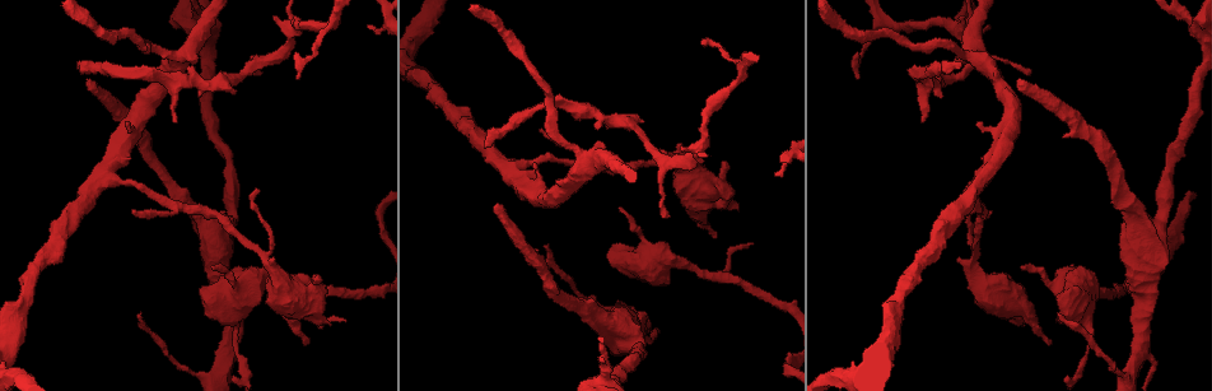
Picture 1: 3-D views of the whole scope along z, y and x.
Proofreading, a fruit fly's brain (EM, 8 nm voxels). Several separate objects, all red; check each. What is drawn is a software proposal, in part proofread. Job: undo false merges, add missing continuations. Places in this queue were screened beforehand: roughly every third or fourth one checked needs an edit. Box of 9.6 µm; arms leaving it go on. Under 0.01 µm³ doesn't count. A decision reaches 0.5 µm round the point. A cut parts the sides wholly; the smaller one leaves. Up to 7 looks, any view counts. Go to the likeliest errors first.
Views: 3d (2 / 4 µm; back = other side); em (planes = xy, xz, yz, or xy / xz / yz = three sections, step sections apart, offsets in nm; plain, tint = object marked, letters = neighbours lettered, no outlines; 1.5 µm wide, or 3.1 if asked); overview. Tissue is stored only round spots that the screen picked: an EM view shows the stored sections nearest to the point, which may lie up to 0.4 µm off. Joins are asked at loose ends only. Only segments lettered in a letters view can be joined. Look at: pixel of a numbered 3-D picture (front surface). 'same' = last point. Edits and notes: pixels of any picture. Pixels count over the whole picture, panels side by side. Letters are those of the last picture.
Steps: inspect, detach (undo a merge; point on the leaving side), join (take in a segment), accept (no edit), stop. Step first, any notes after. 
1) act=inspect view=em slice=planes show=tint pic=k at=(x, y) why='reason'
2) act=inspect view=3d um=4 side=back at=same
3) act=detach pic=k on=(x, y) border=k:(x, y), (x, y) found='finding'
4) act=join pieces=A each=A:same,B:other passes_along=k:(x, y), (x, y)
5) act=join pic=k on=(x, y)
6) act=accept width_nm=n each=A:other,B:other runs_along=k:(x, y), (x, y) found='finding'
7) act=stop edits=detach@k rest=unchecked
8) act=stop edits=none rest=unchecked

act=inspect view=em slice=planes show=plain pic=1 at=(1020, 267) why='free end'

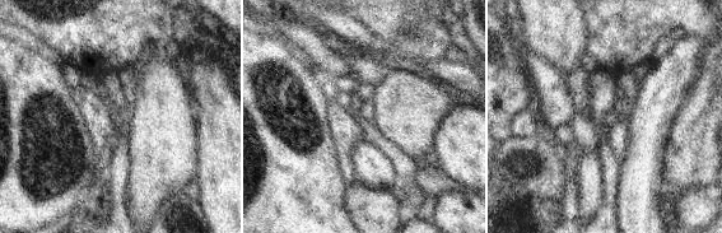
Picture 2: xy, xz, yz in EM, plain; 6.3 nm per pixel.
act=inspect view=em slice=planes show=tint at=same why='where the object lies'

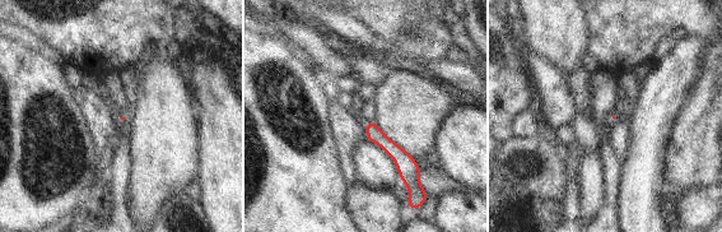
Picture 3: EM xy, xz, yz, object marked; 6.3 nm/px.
act=inspect view=em slice=planes show=letters at=same why='what lies round it'

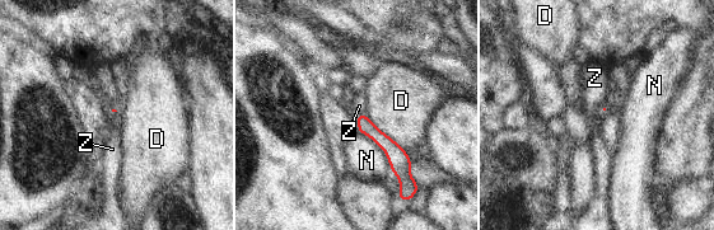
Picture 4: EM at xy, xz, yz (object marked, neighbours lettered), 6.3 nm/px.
act=accept each=D:other,N:other,Z:other runs_along=4:(359, 117), (396, 154), (405, 170) found='none of them fits'

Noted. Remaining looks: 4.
act=inspect view=3d um=2 pic=1 at=(702, 146) why='a fork'

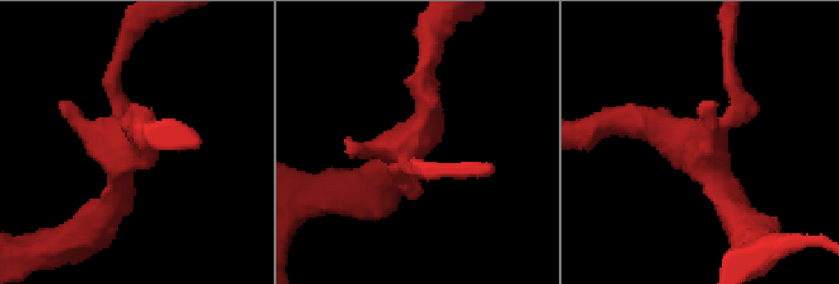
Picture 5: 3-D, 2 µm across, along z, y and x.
act=inspect view=em slice=planes show=letters pic=5 at=(413, 139) why='now the EM'

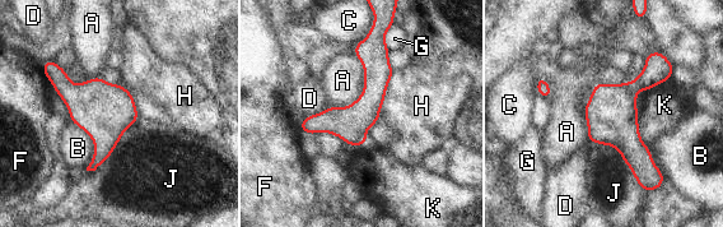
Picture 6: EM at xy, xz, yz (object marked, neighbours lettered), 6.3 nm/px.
act=accept each=A:other,B:other,C:other,D:other,F:other,G:other,H:other,J:other,K:other border=6:(353, 52), (363, 92), (332, 107) found='continuous, no second cell'

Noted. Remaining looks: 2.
act=inspect view=3d um=4 pic=1 at=(314, 277) why='free end'

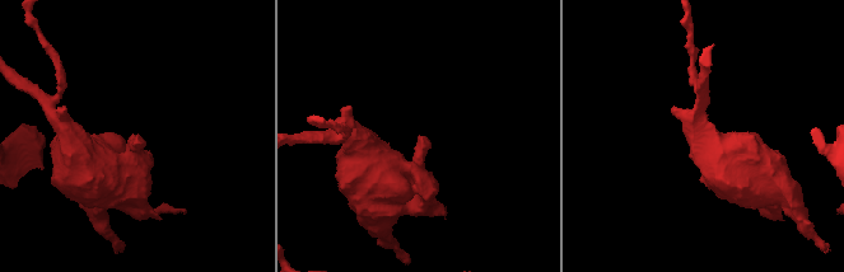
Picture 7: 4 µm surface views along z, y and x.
act=inspect view=em slice=planes show=letters pic=7 at=(419, 140) why='shape alone is not enough'

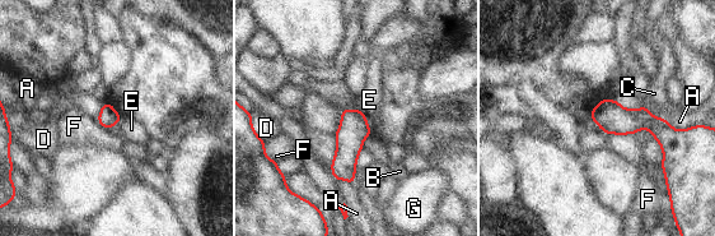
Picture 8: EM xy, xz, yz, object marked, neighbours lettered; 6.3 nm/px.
act=accept each=A:other,B:other,C:other,D:other,E:other,F:other,G:other found='none of them fits'

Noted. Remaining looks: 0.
act=stop edits=none rest=unchecked

